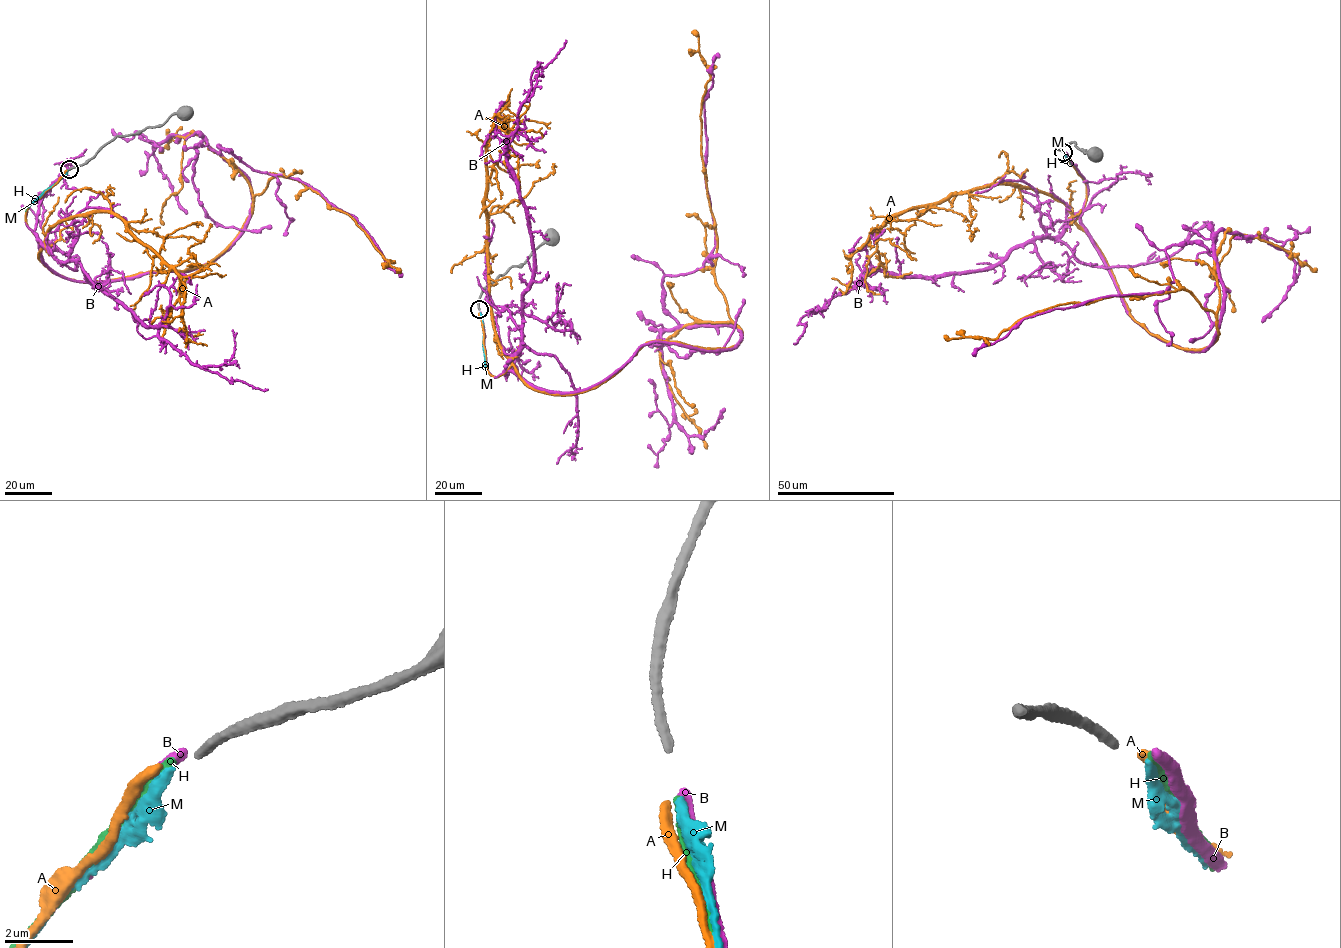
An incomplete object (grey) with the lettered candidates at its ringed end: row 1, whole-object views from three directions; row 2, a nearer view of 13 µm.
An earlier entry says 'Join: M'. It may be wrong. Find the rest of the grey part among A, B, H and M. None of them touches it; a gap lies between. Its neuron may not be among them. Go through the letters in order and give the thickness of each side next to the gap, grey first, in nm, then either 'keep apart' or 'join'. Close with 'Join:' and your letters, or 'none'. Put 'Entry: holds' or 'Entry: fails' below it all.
A: calibres 280 and 320 nm; keep apart
B: calibres 280 and 320 nm; join
H: calibres 280 and 240 nm; keep apart
M: calibres 280 and 280 nm; keep apart
Join: B
Entry: fails

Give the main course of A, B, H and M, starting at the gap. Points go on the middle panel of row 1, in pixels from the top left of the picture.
A: (479, 313), (488, 372), (552, 393), (652, 341), (738, 344), (691, 32)
B: (480, 312), (490, 374), (547, 390), (651, 343), (735, 347), (677, 322), (662, 278), (715, 246), (718, 53)
H: (480, 312), (488, 373)
M: (480, 312), (485, 367)

